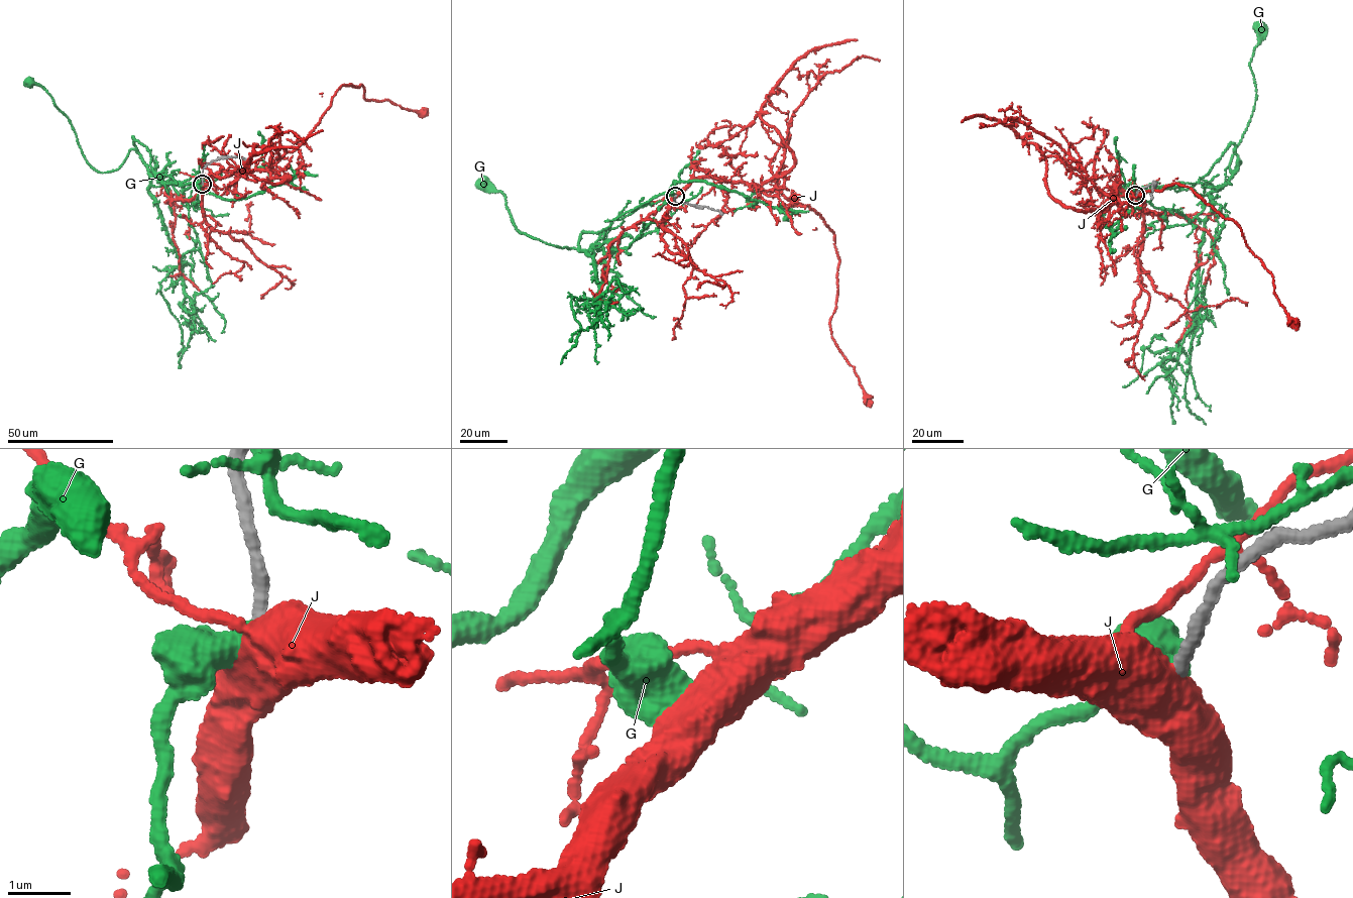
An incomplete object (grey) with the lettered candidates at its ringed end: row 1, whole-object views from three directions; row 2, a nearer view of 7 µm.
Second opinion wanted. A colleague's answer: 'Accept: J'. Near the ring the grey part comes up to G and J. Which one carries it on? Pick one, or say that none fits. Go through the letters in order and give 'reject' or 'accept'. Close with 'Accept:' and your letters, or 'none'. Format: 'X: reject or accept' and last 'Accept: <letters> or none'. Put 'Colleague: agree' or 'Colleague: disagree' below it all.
G: accept
J: reject
Accept: G
Colleague: disagree

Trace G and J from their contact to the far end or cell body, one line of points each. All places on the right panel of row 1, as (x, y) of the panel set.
G: (1136, 195), (1120, 190), (1222, 186), (1237, 171), (1240, 161), (1230, 173), (1230, 164), (1252, 113), (1260, 30)
J: (1136, 195), (1116, 182), (1108, 203), (1174, 184), (1232, 219), (1271, 273), (1294, 330)

